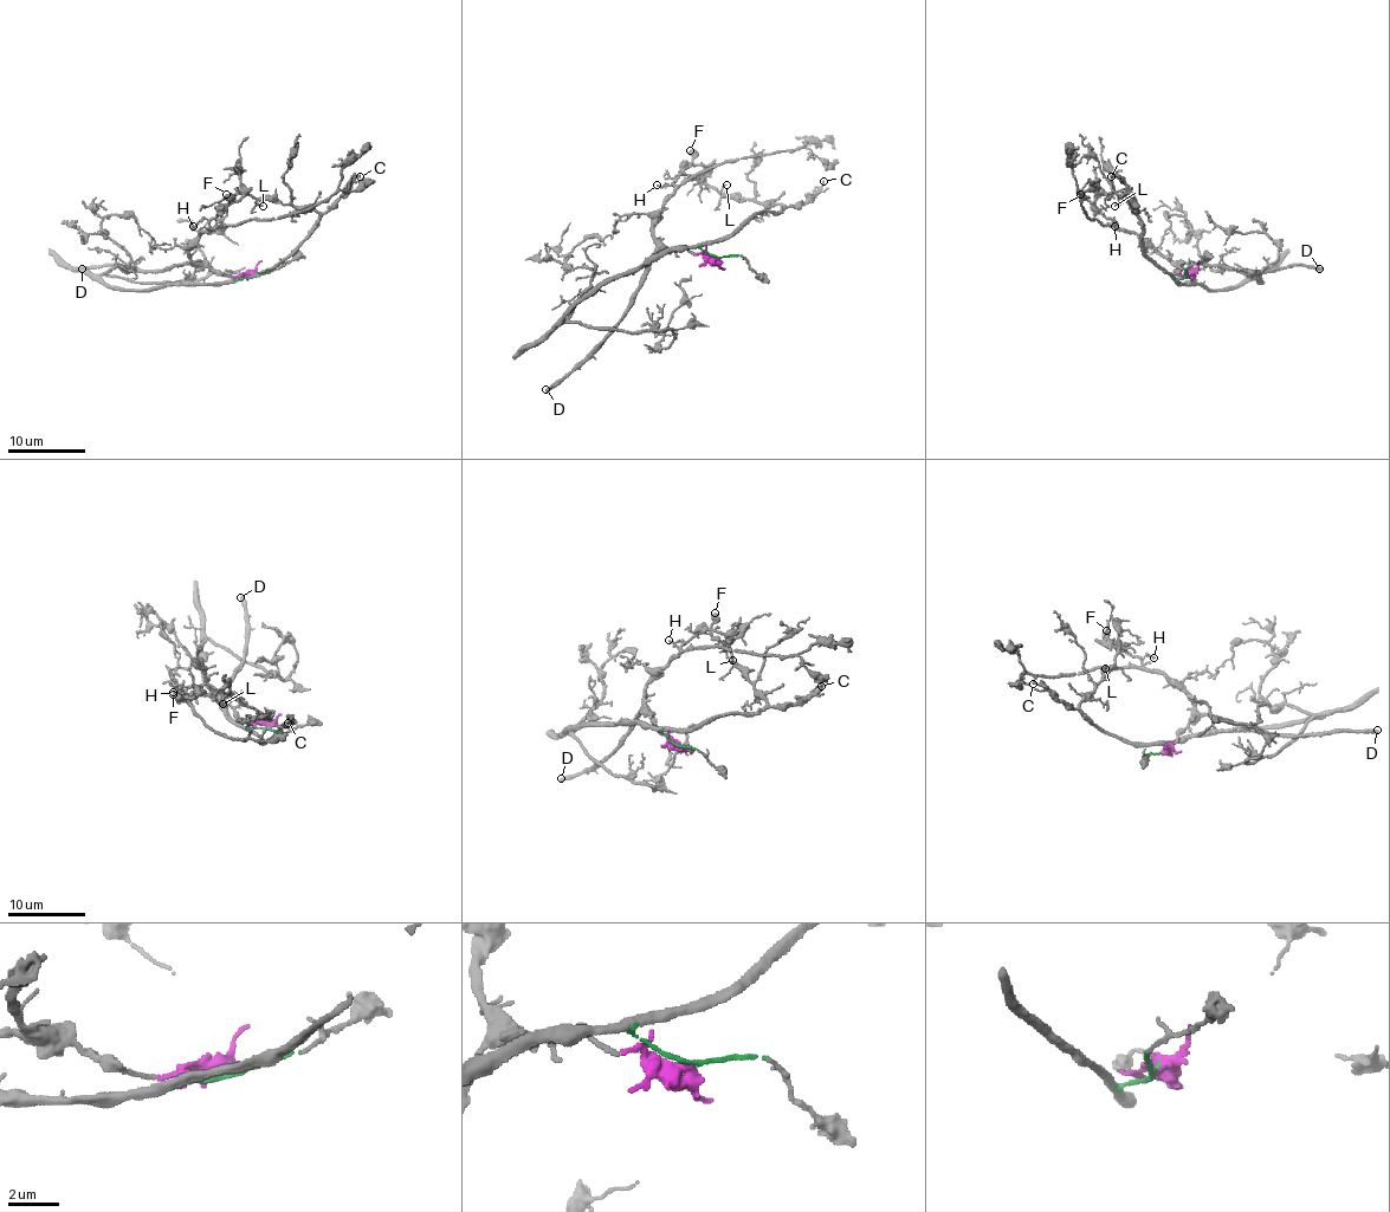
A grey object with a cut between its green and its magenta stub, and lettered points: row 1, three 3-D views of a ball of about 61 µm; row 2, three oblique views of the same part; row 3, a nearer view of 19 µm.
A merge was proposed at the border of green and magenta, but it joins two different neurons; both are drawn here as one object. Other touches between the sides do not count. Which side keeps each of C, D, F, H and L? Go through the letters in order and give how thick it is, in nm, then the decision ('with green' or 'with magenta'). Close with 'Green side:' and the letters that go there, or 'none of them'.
C: 130 nm thick; with green
D: 320 nm thick; with magenta
F: 550 nm thick; with magenta
H: 130 nm thick; with magenta
L: 110 nm thick; with green
Green side: C, L

